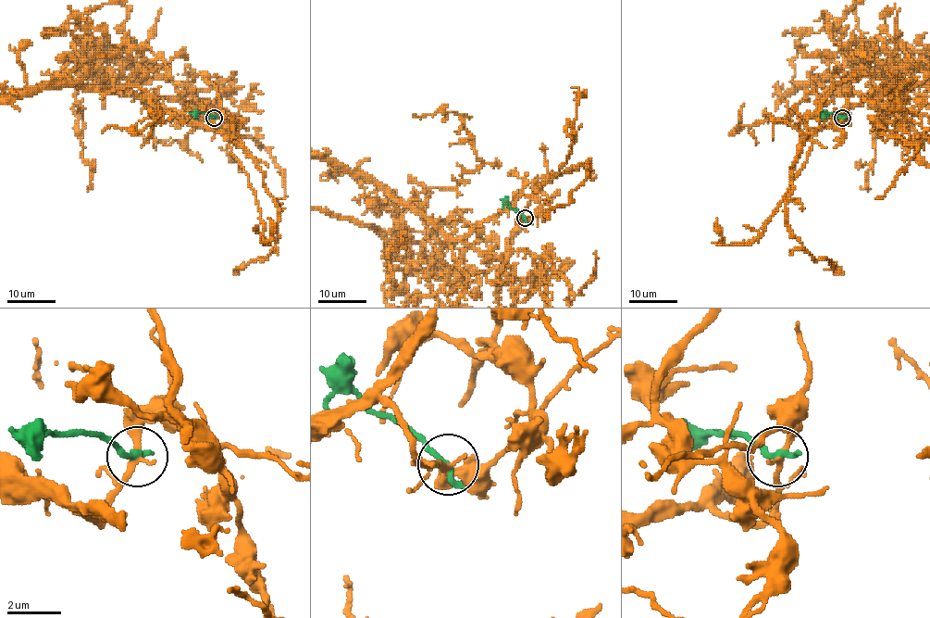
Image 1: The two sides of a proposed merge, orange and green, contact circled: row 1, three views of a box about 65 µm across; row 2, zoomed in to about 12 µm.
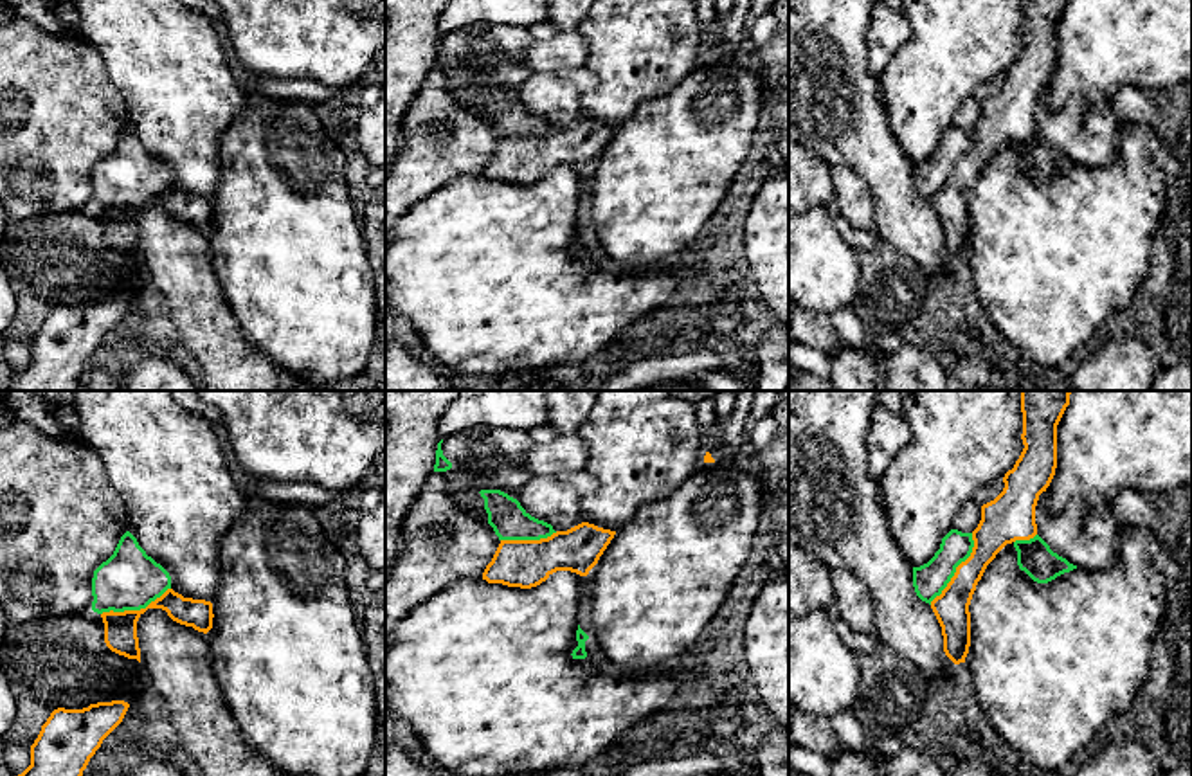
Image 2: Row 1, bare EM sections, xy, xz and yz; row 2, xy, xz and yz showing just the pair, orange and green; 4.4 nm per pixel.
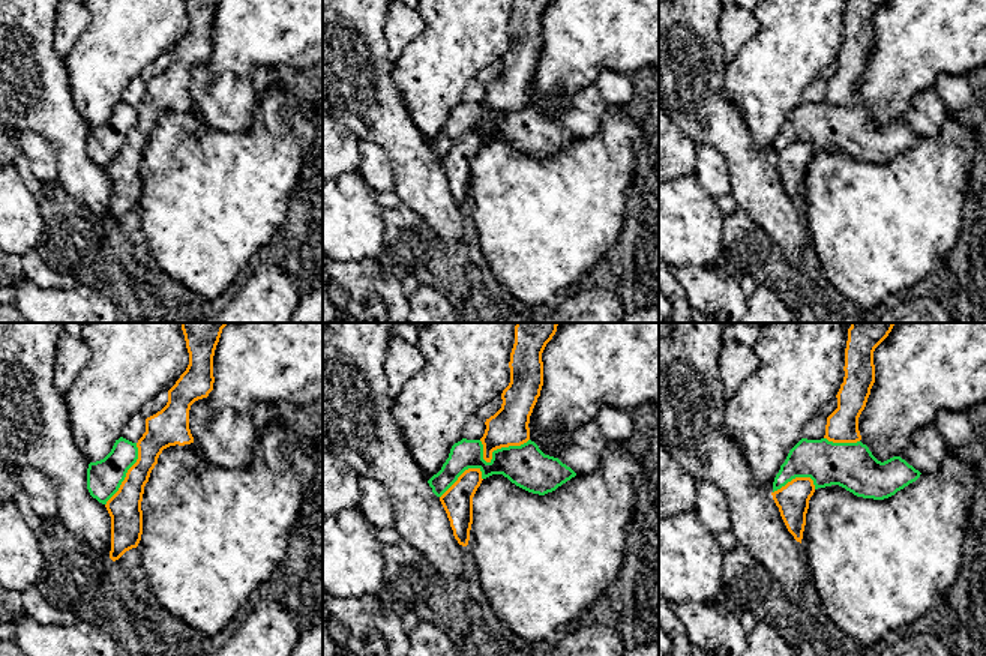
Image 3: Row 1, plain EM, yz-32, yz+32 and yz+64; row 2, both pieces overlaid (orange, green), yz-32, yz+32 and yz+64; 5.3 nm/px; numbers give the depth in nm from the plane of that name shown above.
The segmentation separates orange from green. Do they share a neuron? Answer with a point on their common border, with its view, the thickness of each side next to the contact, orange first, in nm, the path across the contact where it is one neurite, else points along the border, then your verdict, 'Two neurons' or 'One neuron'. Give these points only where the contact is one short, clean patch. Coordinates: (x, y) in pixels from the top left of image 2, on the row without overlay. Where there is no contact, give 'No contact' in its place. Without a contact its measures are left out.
Touches orange at yz (957, 166). Thickness 160 nm (orange) against 150 nm. Two neurons

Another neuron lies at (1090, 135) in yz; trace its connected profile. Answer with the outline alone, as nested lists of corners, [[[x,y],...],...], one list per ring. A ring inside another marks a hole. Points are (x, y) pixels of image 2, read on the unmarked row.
[[[1046,86],[1035,103],[1035,121],[1050,146],[1077,164],[1102,167],[1116,157],[1122,119],[1109,104],[1086,106],[1080,97],[1071,97],[1055,110]]]

